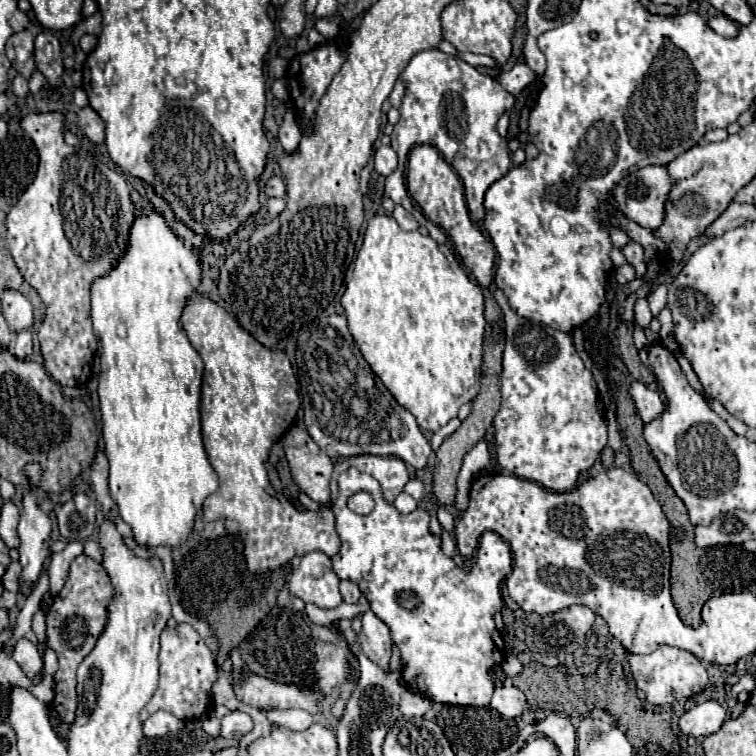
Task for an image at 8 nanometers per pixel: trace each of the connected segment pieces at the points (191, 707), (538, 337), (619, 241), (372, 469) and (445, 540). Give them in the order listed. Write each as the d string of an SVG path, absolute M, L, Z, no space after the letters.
M179 623L177 627L167 627L163 631L159 663L159 687L151 701L141 709L139 719L145 721L159 709L169 711L179 719L195 719L205 715L211 705L211 687L221 675L225 675L225 671L215 663L213 653L189 623Z
M497 293L497 303L505 317L505 351L501 373L501 409L495 415L495 447L497 463L517 477L535 481L551 491L571 491L583 471L589 471L603 447L607 445L607 423L597 397L597 383L577 355L567 333L555 331L547 325L519 317L505 299Z
M611 227L611 243L613 243L613 247L623 249L625 245L629 245L629 243L631 243L631 237L629 237L625 231Z
M357 455L357 457L347 457L335 463L333 475L331 475L331 501L339 497L337 489L337 477L341 471L355 467L371 477L375 477L381 483L385 501L393 503L395 497L403 491L403 485L409 481L409 471L405 461L399 457L377 457L377 455Z
M442 529L441 539L442 539L441 547L442 547L445 555L453 558L455 555L458 554L458 551L455 551L455 550L457 550L457 548L456 548L456 544L455 544L454 540L449 535L449 533L447 531L445 531L444 529Z

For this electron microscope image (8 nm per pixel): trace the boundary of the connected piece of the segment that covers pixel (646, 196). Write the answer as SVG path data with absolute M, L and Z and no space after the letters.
M661 165L659 167L643 167L643 169L637 169L635 173L627 175L613 189L613 199L625 217L629 217L631 221L635 221L641 227L655 231L661 227L661 223L665 219L665 203L667 203L671 187L673 187L673 183L671 183L671 177L665 167L661 167Z

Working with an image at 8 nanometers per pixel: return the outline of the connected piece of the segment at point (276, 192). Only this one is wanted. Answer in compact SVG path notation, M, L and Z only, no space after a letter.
M275 175L267 181L267 195L269 197L279 197L279 199L285 199L287 197L287 183L283 177Z

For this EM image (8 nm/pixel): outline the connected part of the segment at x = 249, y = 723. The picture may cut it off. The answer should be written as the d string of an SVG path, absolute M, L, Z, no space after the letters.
M233 711L233 713L225 715L221 721L221 737L225 737L225 739L231 739L231 737L241 739L251 729L253 729L253 719L241 711Z

